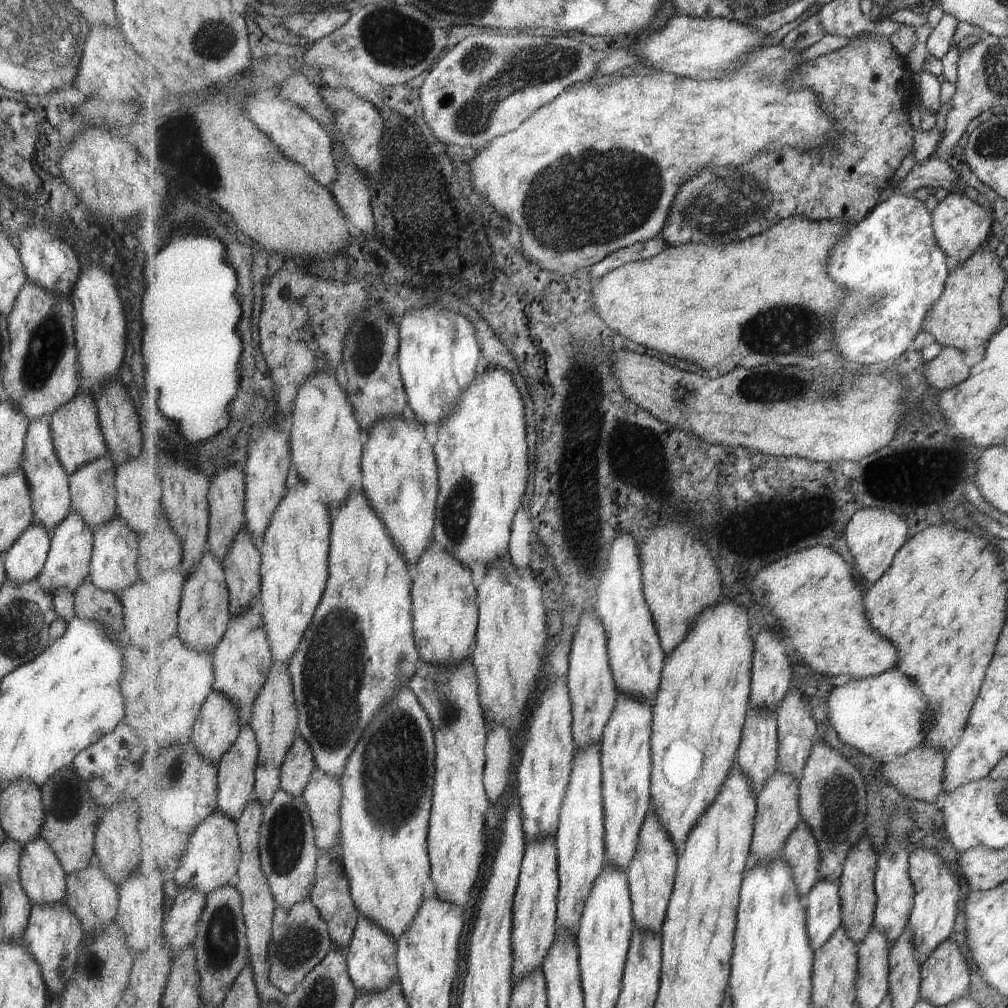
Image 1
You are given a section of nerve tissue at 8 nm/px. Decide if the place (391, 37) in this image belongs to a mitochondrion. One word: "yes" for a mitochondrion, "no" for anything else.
yes

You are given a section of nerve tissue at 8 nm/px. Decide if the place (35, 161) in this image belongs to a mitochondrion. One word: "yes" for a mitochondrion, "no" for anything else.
no

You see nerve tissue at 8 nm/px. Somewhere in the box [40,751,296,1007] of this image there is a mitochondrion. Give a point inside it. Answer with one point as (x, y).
(220, 943)

